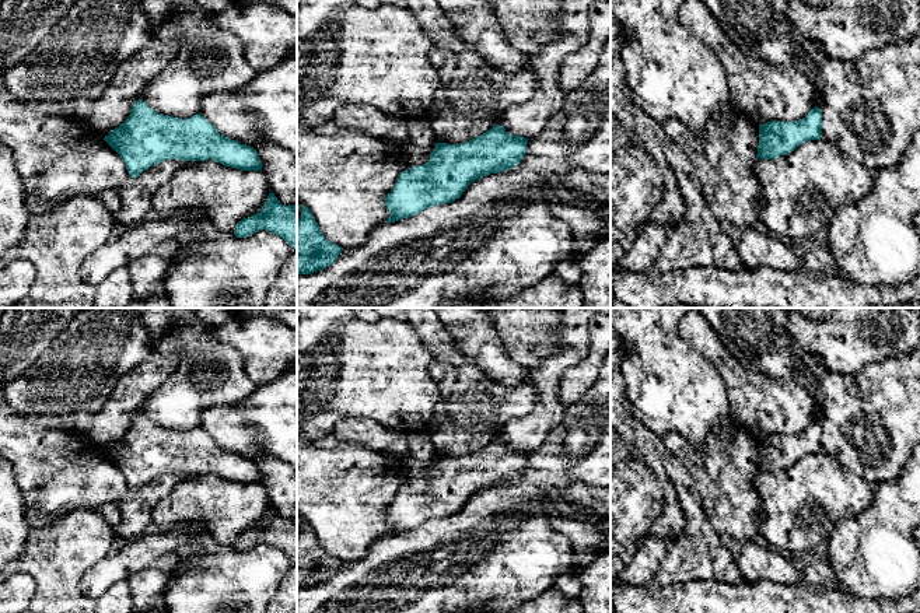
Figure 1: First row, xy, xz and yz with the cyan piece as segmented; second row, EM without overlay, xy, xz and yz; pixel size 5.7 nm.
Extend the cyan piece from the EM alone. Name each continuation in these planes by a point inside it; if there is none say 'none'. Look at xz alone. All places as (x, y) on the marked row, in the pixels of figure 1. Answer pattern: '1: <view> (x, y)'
none

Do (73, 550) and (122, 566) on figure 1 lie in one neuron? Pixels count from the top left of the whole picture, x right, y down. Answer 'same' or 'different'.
different

